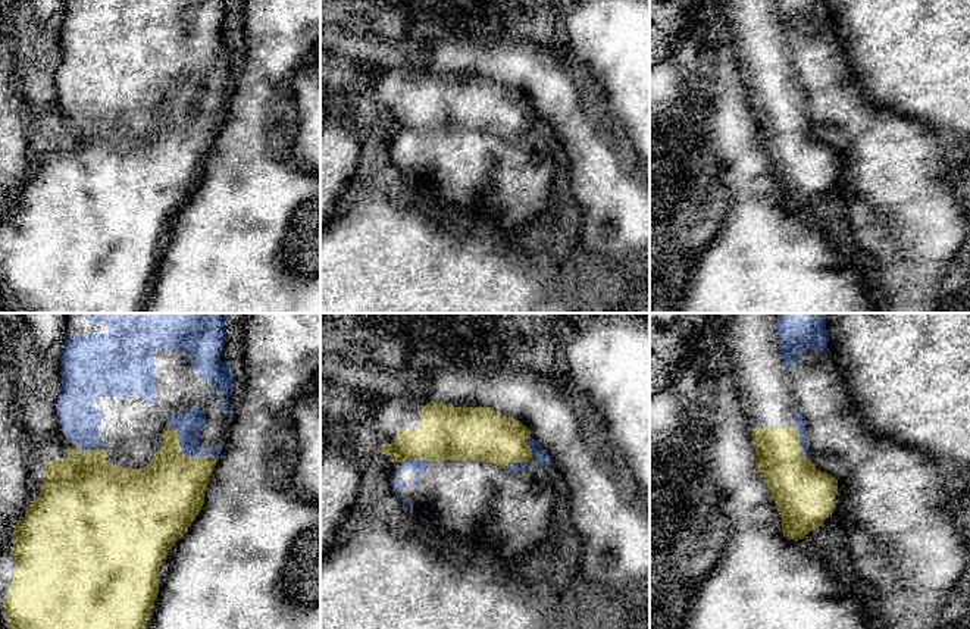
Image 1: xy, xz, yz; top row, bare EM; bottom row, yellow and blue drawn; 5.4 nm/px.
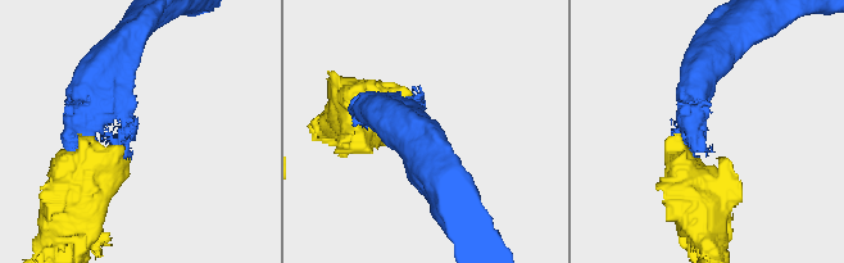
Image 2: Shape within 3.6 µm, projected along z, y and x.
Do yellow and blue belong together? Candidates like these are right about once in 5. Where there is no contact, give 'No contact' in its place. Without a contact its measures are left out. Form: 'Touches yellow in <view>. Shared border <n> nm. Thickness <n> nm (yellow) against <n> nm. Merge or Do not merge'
Touches yellow in xy. Shared border 340 nm. Thickness 400 nm (yellow) against 150 nm. Do not merge

